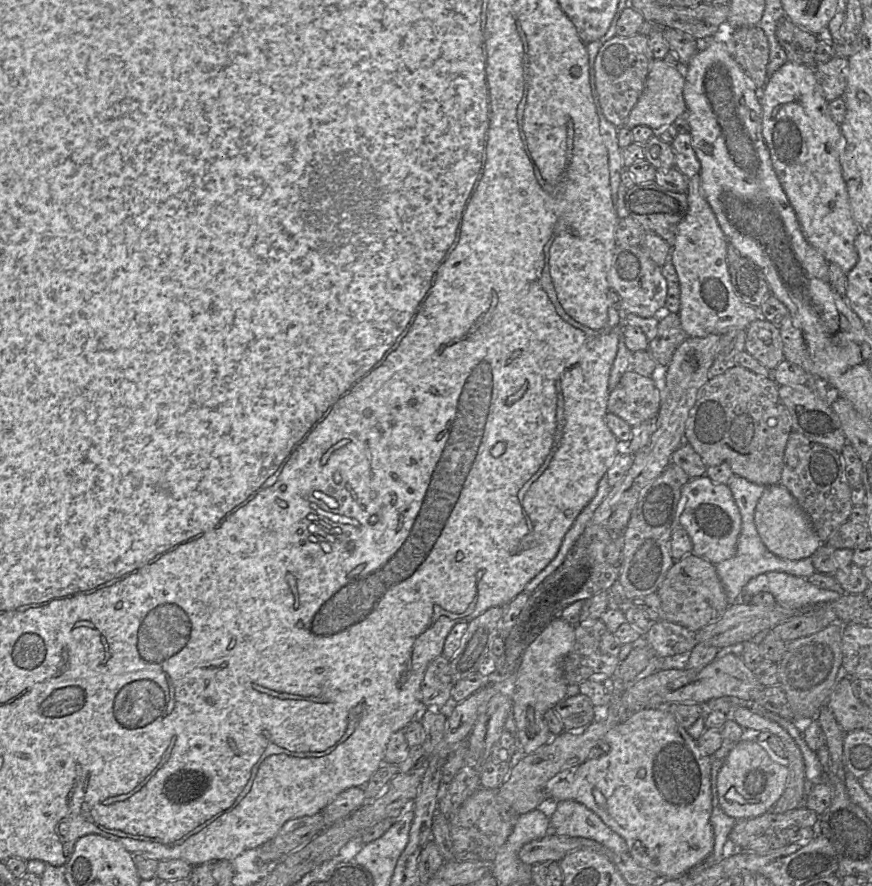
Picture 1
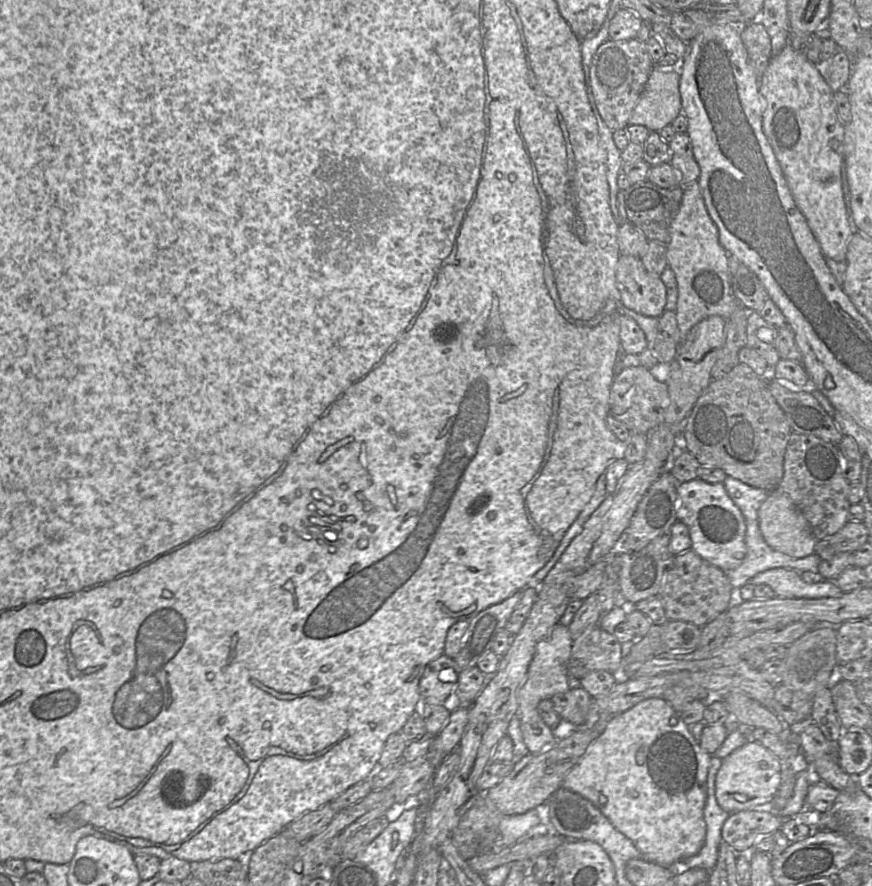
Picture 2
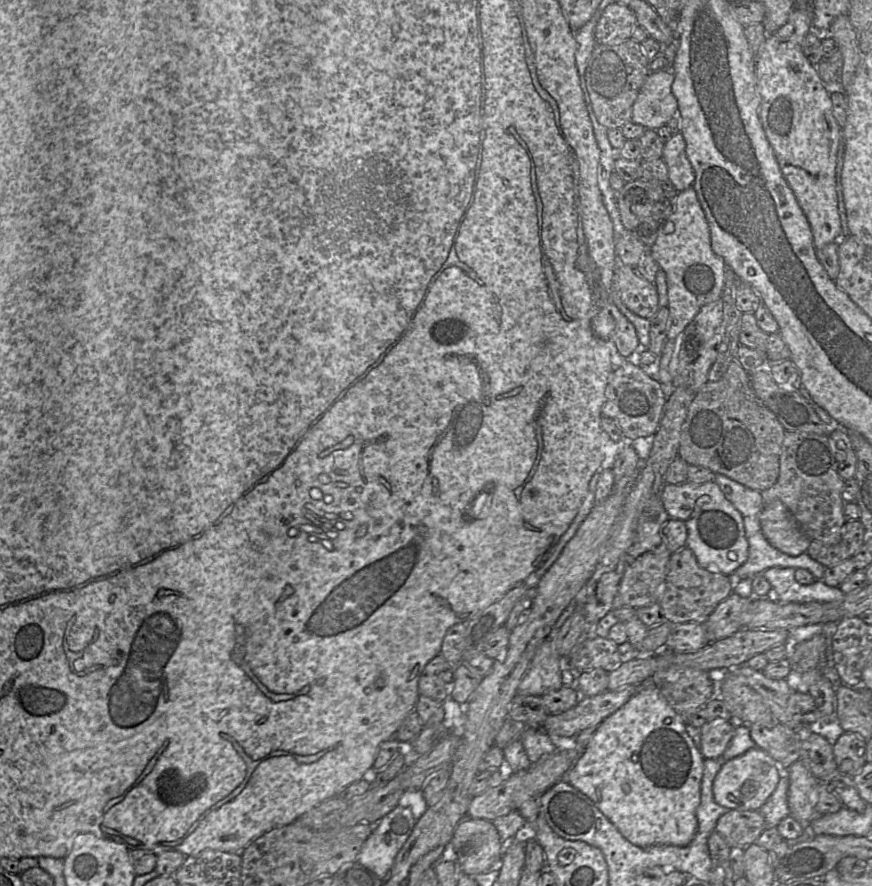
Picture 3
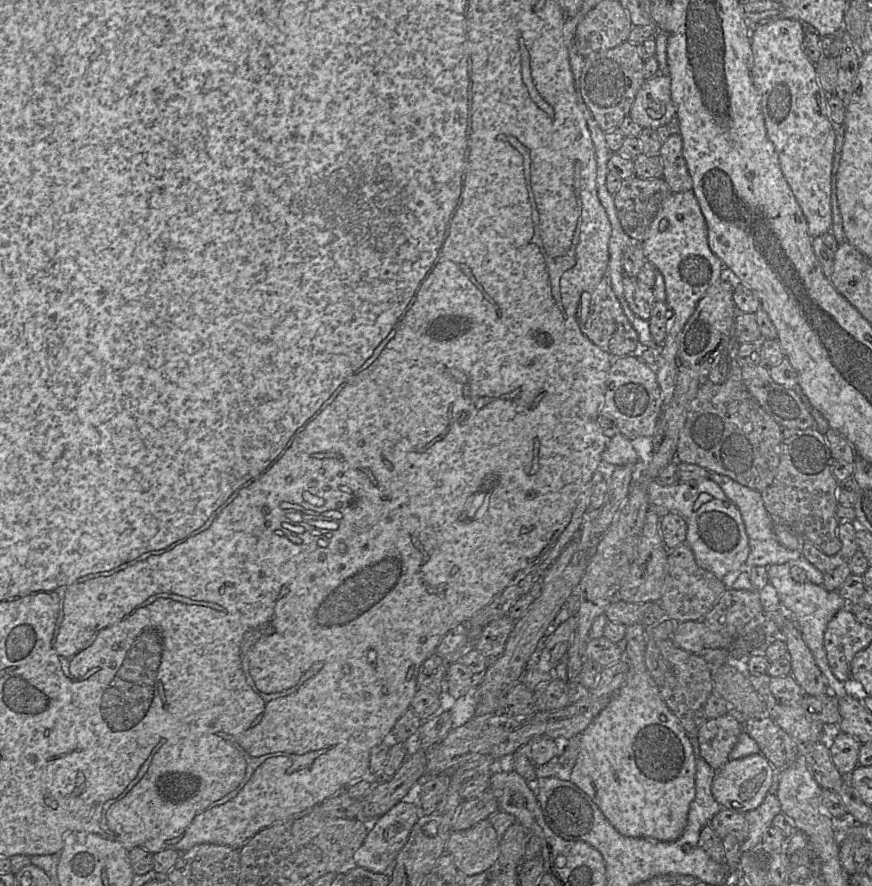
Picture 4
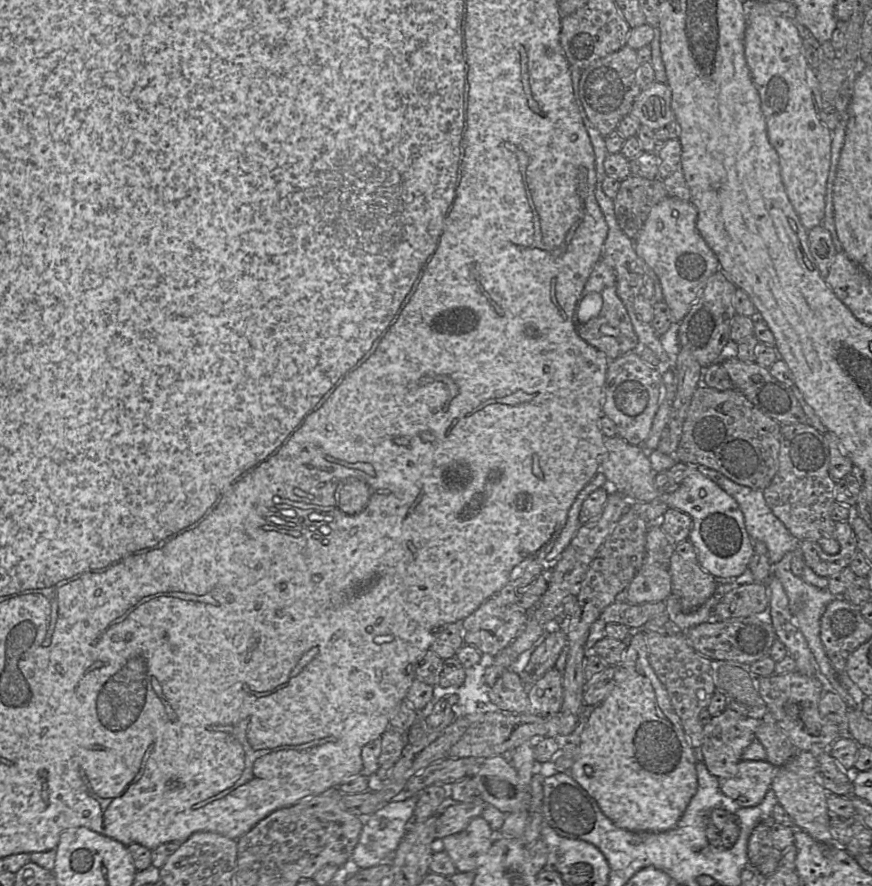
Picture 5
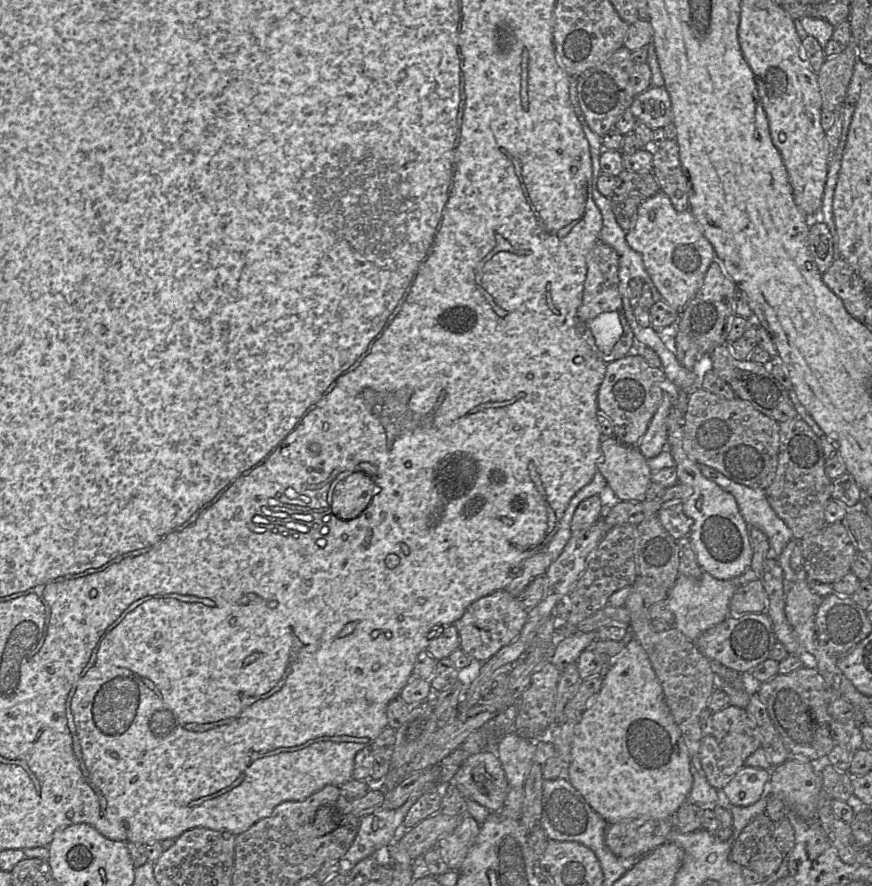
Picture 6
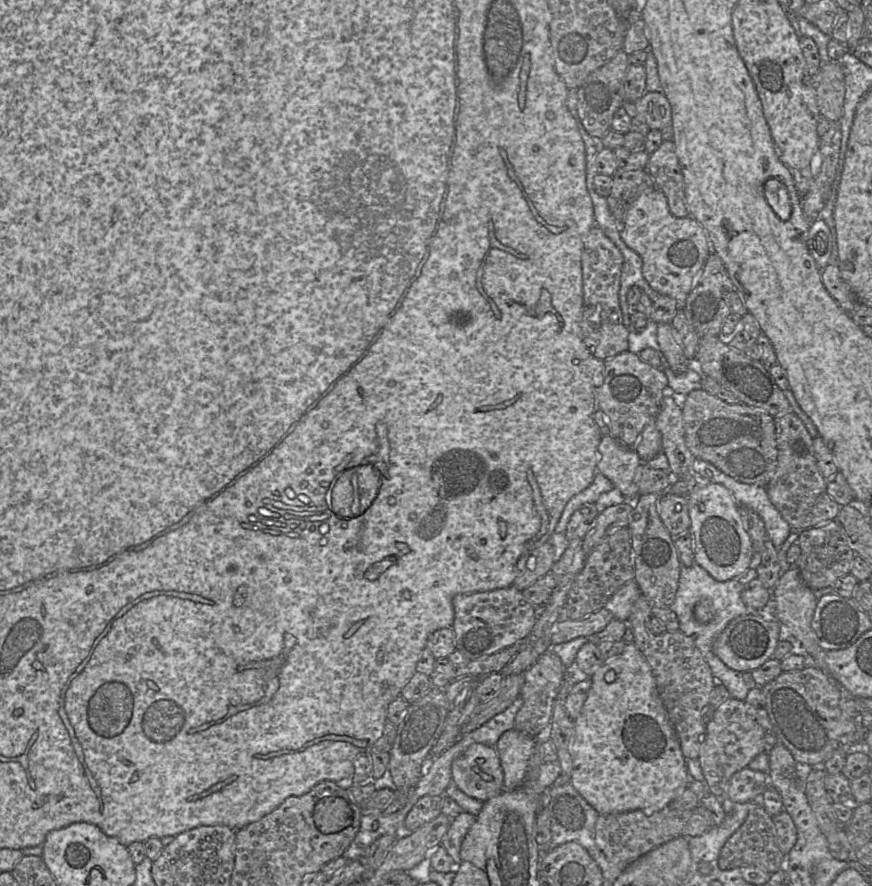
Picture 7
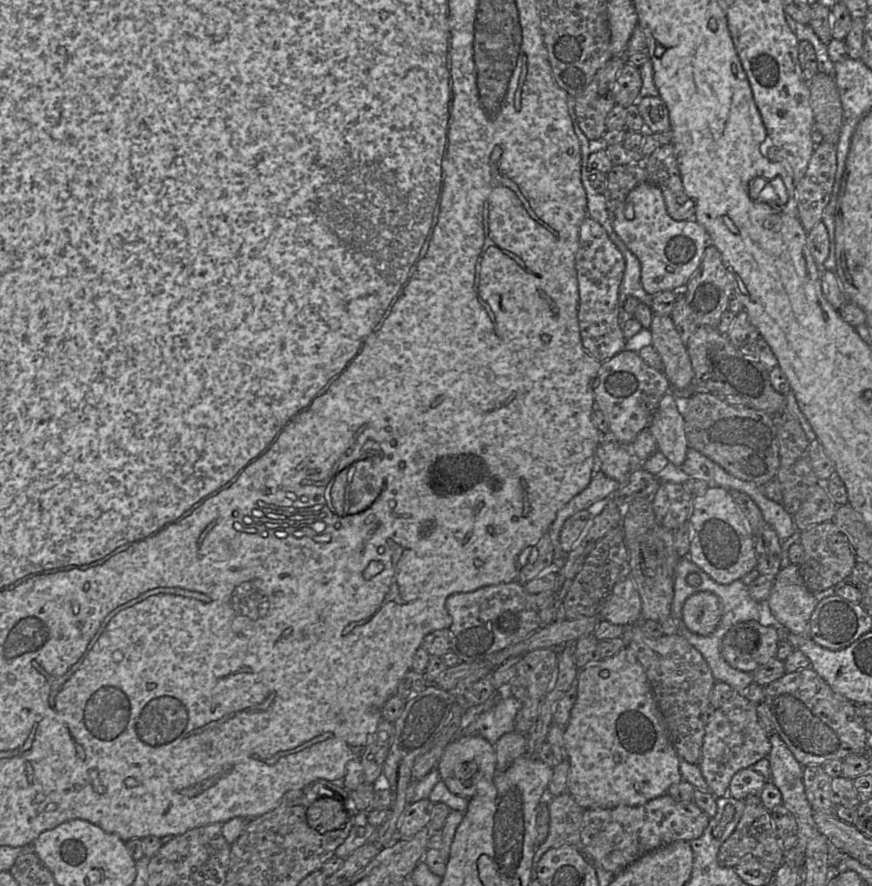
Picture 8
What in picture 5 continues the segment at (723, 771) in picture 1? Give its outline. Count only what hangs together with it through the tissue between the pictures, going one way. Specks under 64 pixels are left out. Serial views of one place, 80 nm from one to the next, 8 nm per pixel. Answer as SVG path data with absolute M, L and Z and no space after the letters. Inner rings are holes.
M741 760L737 774L720 780L722 793L741 808L754 807L765 797L771 788L777 767L767 760Z

